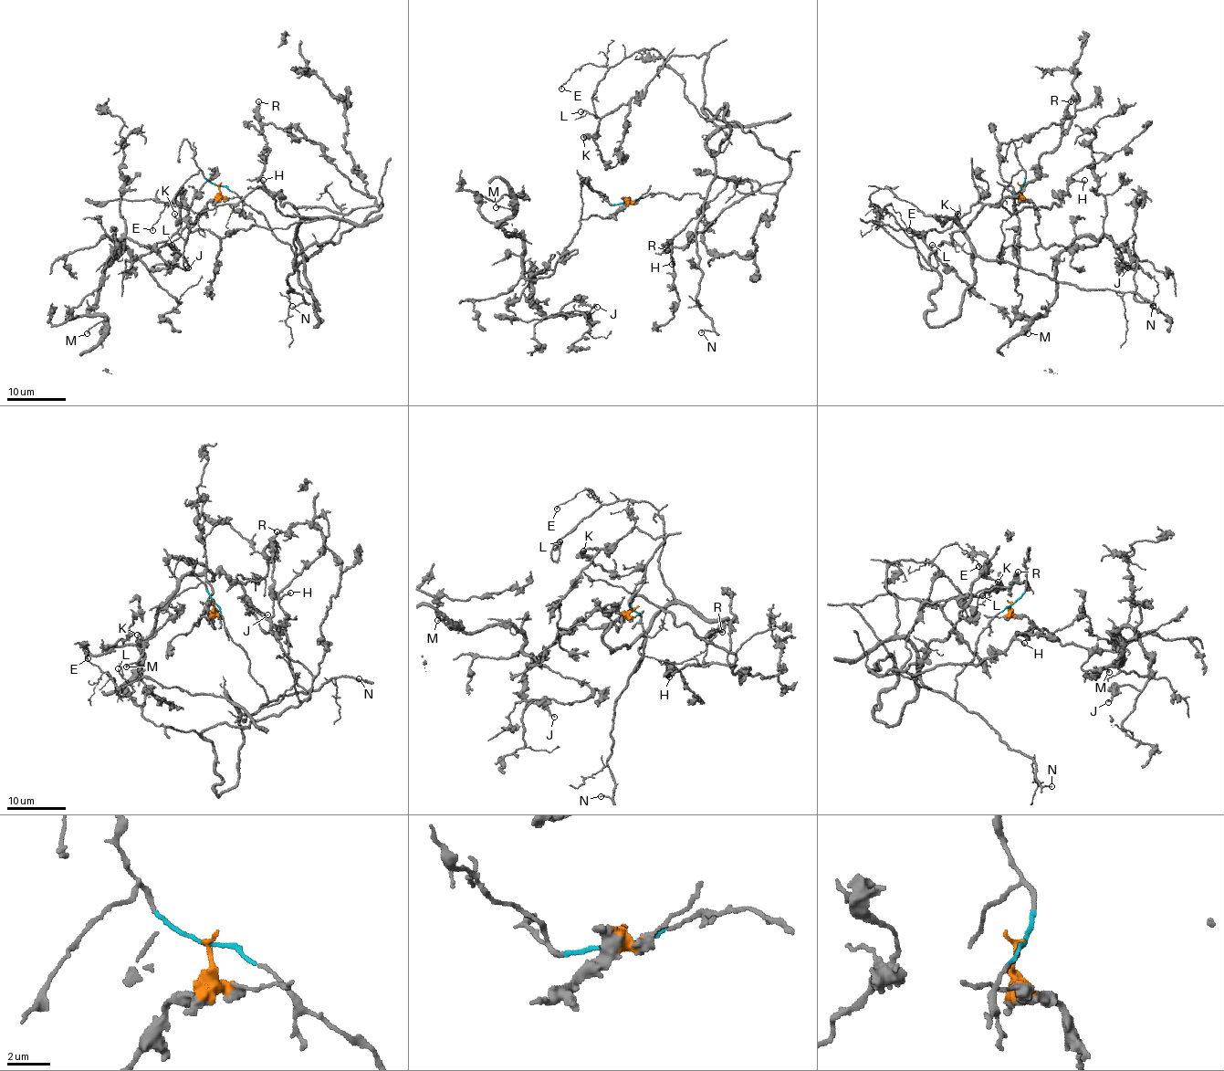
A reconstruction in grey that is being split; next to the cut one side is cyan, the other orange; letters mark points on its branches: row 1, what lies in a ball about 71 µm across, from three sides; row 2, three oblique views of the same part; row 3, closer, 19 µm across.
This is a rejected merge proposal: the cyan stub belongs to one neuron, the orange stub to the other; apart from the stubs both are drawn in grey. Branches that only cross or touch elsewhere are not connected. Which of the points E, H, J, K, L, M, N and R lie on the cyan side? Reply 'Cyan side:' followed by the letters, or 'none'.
Cyan side: E, H, K, L, N, R

